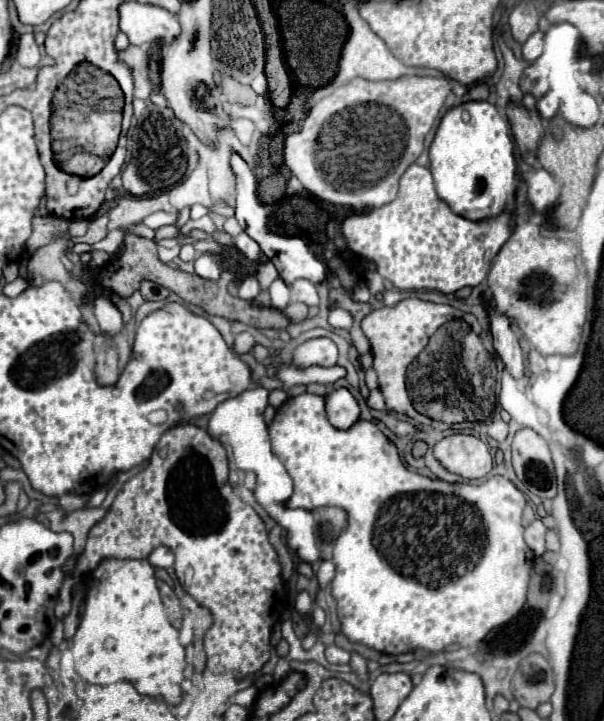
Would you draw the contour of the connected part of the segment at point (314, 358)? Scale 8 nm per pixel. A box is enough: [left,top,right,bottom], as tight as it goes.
[292,337,338,367]

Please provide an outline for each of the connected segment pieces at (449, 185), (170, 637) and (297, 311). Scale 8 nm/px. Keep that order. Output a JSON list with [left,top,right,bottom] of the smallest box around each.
[[430,101,518,221],[72,559,186,705],[284,301,308,323]]

